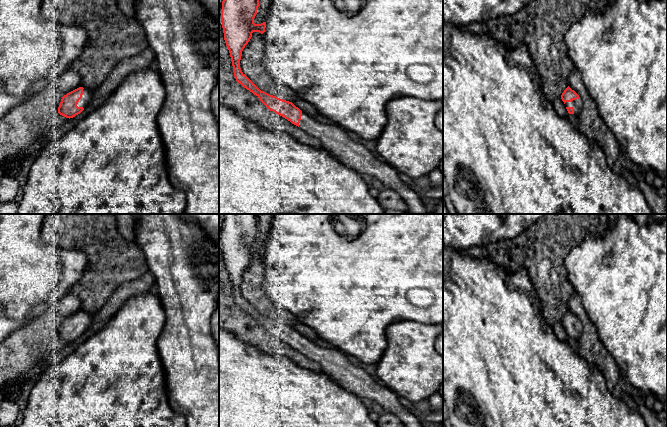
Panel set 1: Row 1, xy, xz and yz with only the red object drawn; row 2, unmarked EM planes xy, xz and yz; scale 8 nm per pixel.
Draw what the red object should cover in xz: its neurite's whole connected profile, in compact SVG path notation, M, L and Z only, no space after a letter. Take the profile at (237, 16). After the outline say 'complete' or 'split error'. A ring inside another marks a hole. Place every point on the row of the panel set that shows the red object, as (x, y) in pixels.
M259 0L222 1L221 21L224 40L230 53L236 81L256 95L270 111L319 139L324 148L347 167L359 174L369 174L380 180L388 189L397 192L405 201L408 212L430 214L421 202L421 196L400 180L396 169L381 162L376 154L370 152L364 145L352 140L345 130L337 125L322 124L302 112L292 102L261 91L241 71L242 51L250 41L252 33L265 32L266 22L254 23L258 7Z | split error

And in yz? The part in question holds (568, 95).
M569 86L562 93L561 99L564 102L569 114L578 115L582 110L582 100L580 99L579 95Z | split error

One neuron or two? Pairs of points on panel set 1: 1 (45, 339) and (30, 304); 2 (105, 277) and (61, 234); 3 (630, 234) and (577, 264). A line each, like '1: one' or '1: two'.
1: two
2: one
3: one

